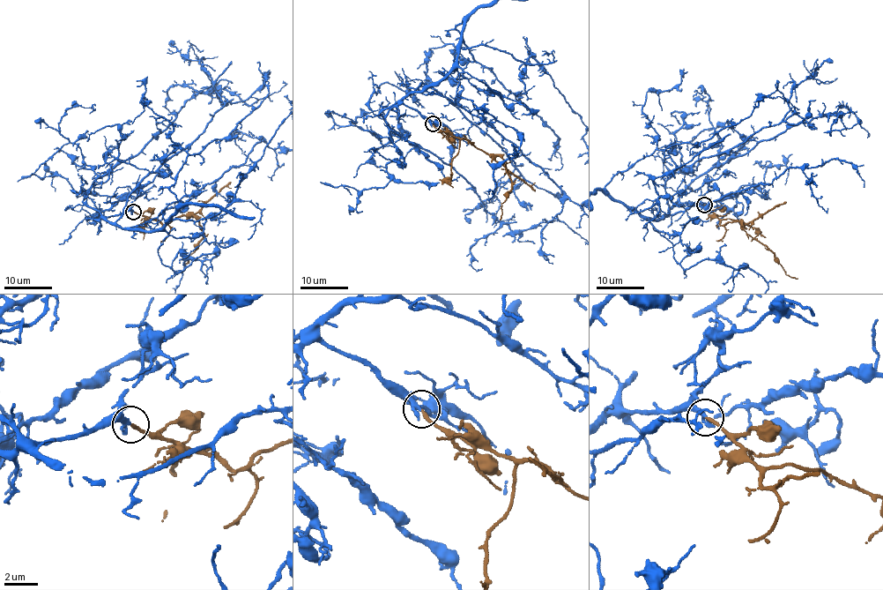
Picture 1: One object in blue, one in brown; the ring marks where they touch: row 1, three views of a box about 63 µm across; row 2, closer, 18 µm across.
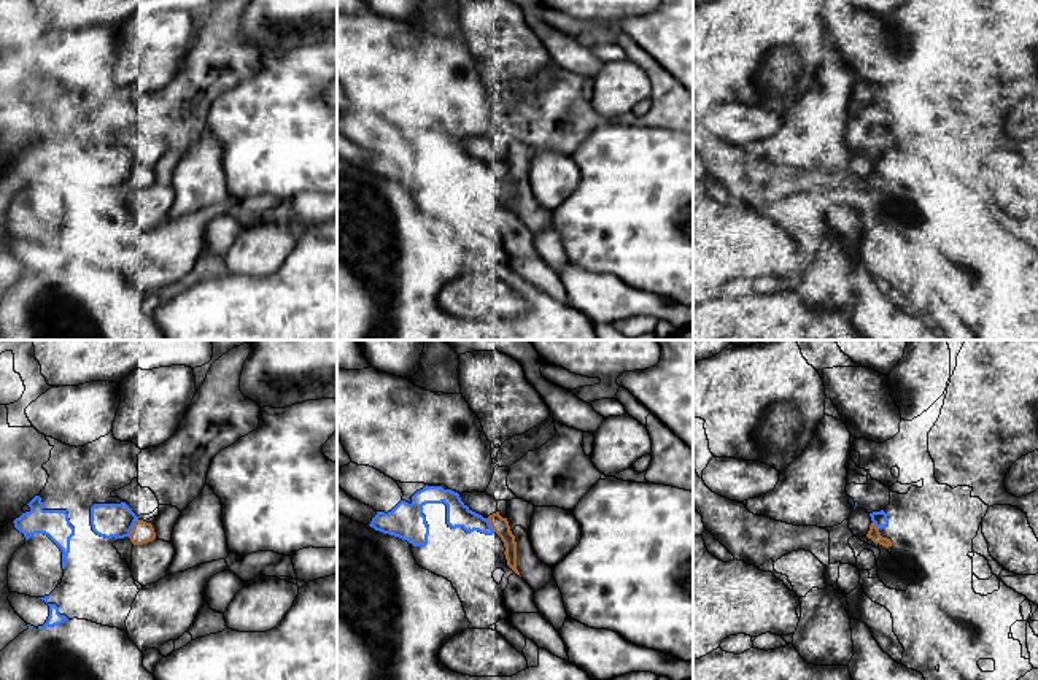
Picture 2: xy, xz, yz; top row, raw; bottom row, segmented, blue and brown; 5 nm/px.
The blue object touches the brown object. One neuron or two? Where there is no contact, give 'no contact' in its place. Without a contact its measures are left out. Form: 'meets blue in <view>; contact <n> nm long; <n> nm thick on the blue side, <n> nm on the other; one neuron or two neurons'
meets blue in xy; contact 110 nm long; 180 nm thick on the blue side, 110 nm on the other; one neuron

